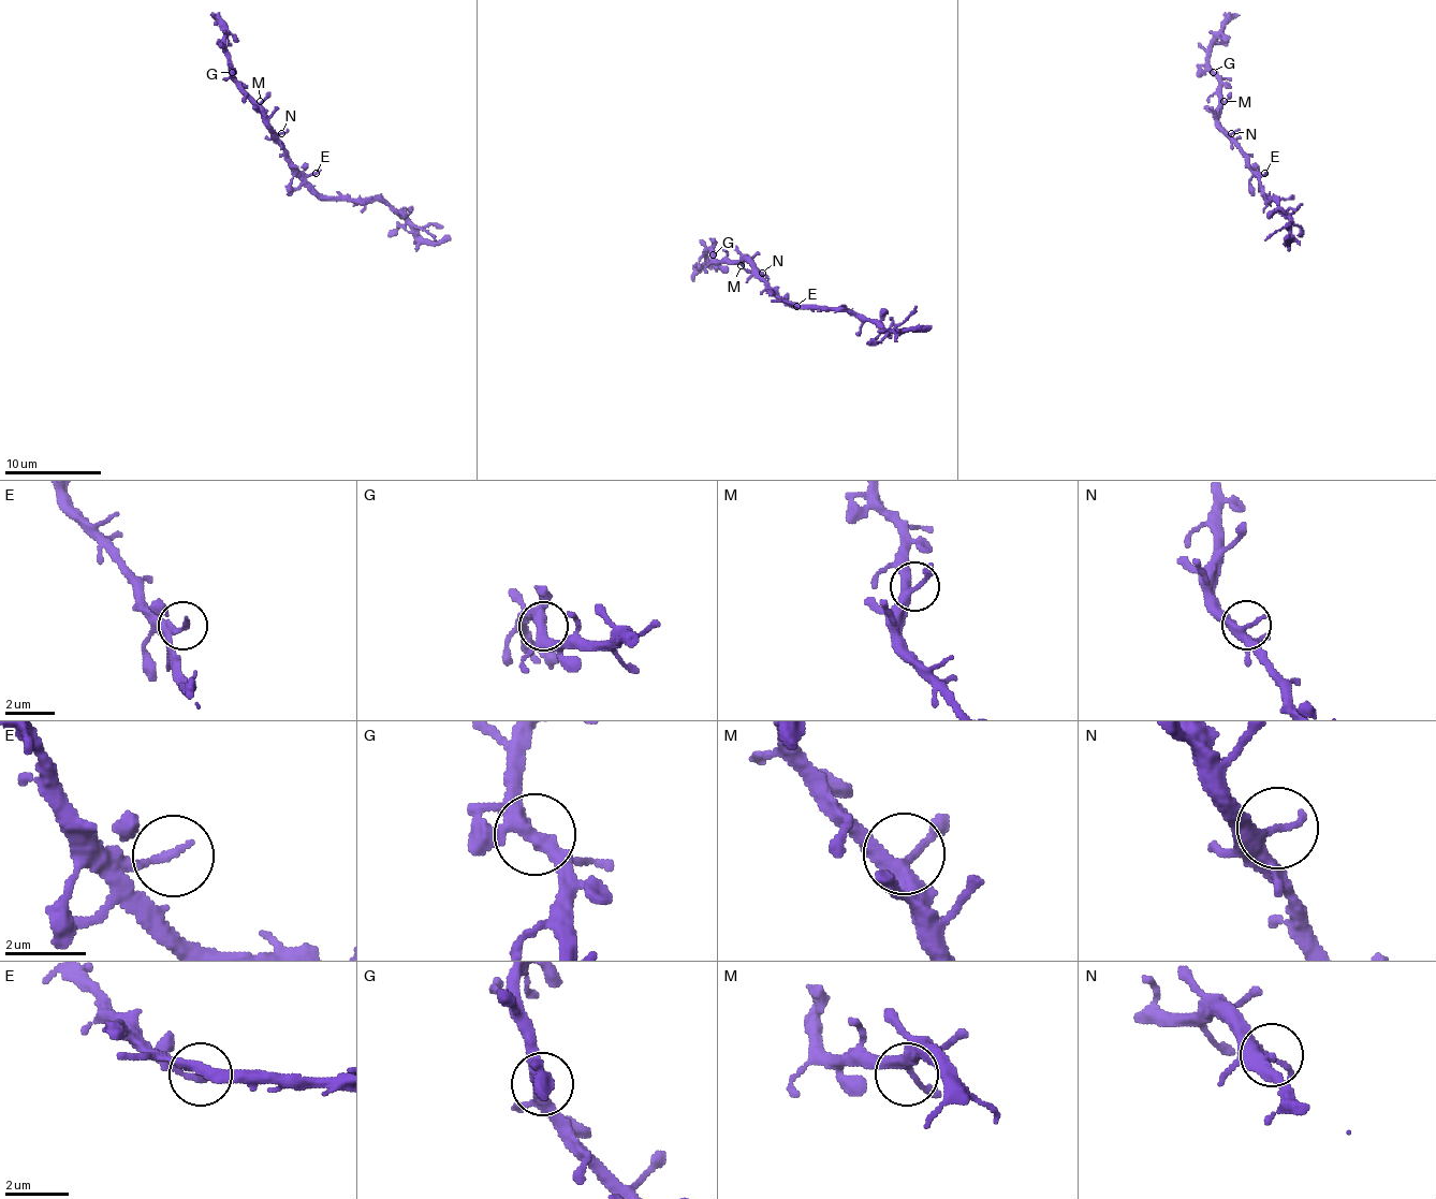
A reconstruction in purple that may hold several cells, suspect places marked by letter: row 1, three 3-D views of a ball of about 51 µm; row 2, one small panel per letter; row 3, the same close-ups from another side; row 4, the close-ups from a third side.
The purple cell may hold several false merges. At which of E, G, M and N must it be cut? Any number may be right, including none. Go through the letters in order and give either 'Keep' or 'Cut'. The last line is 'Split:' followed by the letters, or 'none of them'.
E: Keep
G: Keep
M: Keep
N: Keep
Split: none of them

